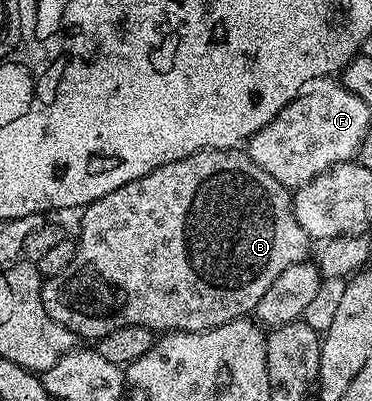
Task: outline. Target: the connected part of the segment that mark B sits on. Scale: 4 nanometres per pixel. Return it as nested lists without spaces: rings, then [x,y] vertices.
[[[242,148],[233,149],[202,149],[185,159],[177,159],[173,163],[165,163],[149,175],[141,175],[141,179],[133,179],[117,191],[109,191],[101,199],[97,199],[93,207],[86,210],[83,217],[83,245],[76,248],[75,257],[57,275],[46,278],[43,282],[41,299],[49,319],[61,323],[76,338],[87,343],[98,342],[100,337],[107,337],[113,331],[123,329],[127,325],[142,325],[152,331],[178,331],[181,333],[203,333],[218,325],[229,323],[238,317],[246,317],[258,307],[258,301],[265,295],[273,281],[287,267],[299,265],[308,260],[307,244],[309,238],[306,231],[297,223],[292,194],[287,186],[277,183],[269,171],[261,171],[257,163]]]

